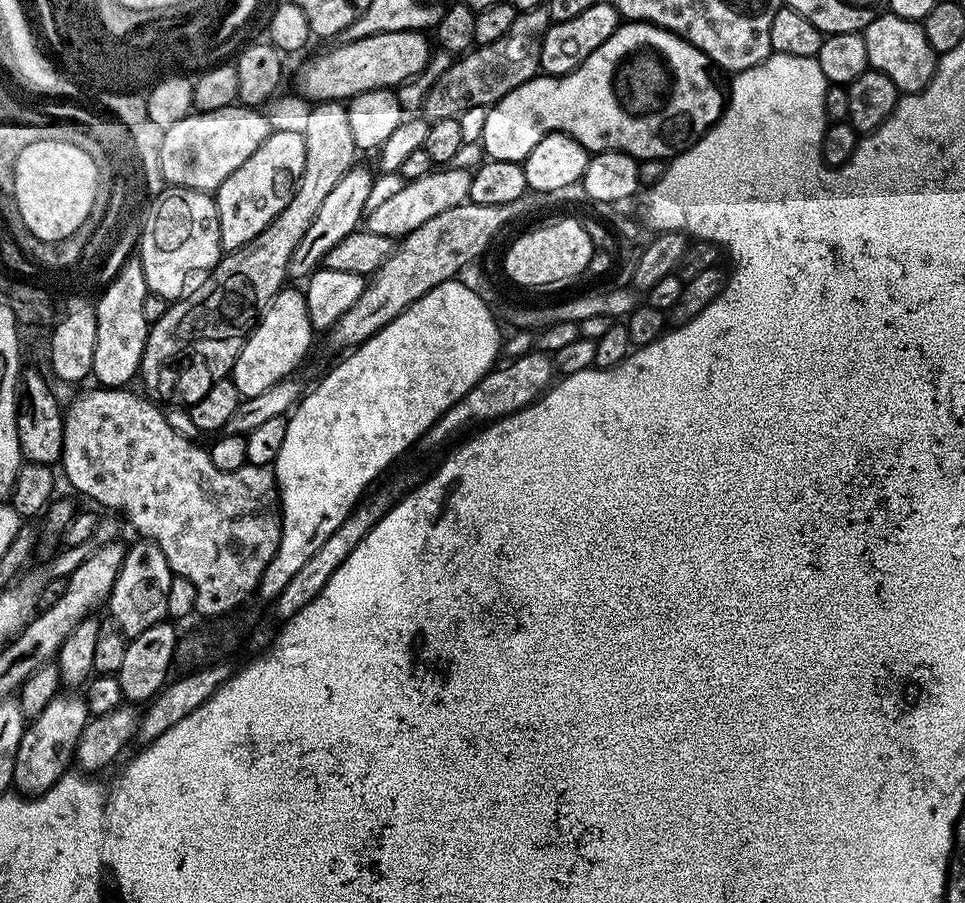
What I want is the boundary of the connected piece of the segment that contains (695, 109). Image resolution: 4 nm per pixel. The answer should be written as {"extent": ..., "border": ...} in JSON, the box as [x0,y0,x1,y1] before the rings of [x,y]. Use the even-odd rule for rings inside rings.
{"extent":[480,22,726,162],"border":[[[624,22],[614,30],[614,34],[610,34],[610,38],[606,38],[606,42],[602,42],[602,46],[598,46],[598,50],[594,50],[594,54],[590,54],[590,58],[586,58],[586,62],[582,62],[582,66],[578,66],[570,74],[565,76],[537,74],[522,86],[510,90],[510,94],[506,94],[506,98],[502,98],[497,104],[491,105],[486,114],[486,127],[482,130],[480,144],[482,149],[484,148],[485,157],[488,160],[523,162],[530,154],[530,150],[534,150],[534,146],[538,146],[538,142],[542,142],[542,138],[546,138],[551,132],[565,132],[567,136],[573,136],[583,148],[587,148],[592,154],[597,152],[625,152],[640,160],[664,160],[665,158],[679,156],[681,152],[687,152],[693,144],[700,141],[701,136],[720,119],[726,107],[726,92],[725,89],[724,92],[720,89],[715,74],[717,75],[708,56],[702,54],[702,50],[695,48],[684,37],[665,28],[659,28],[657,24]]]}

